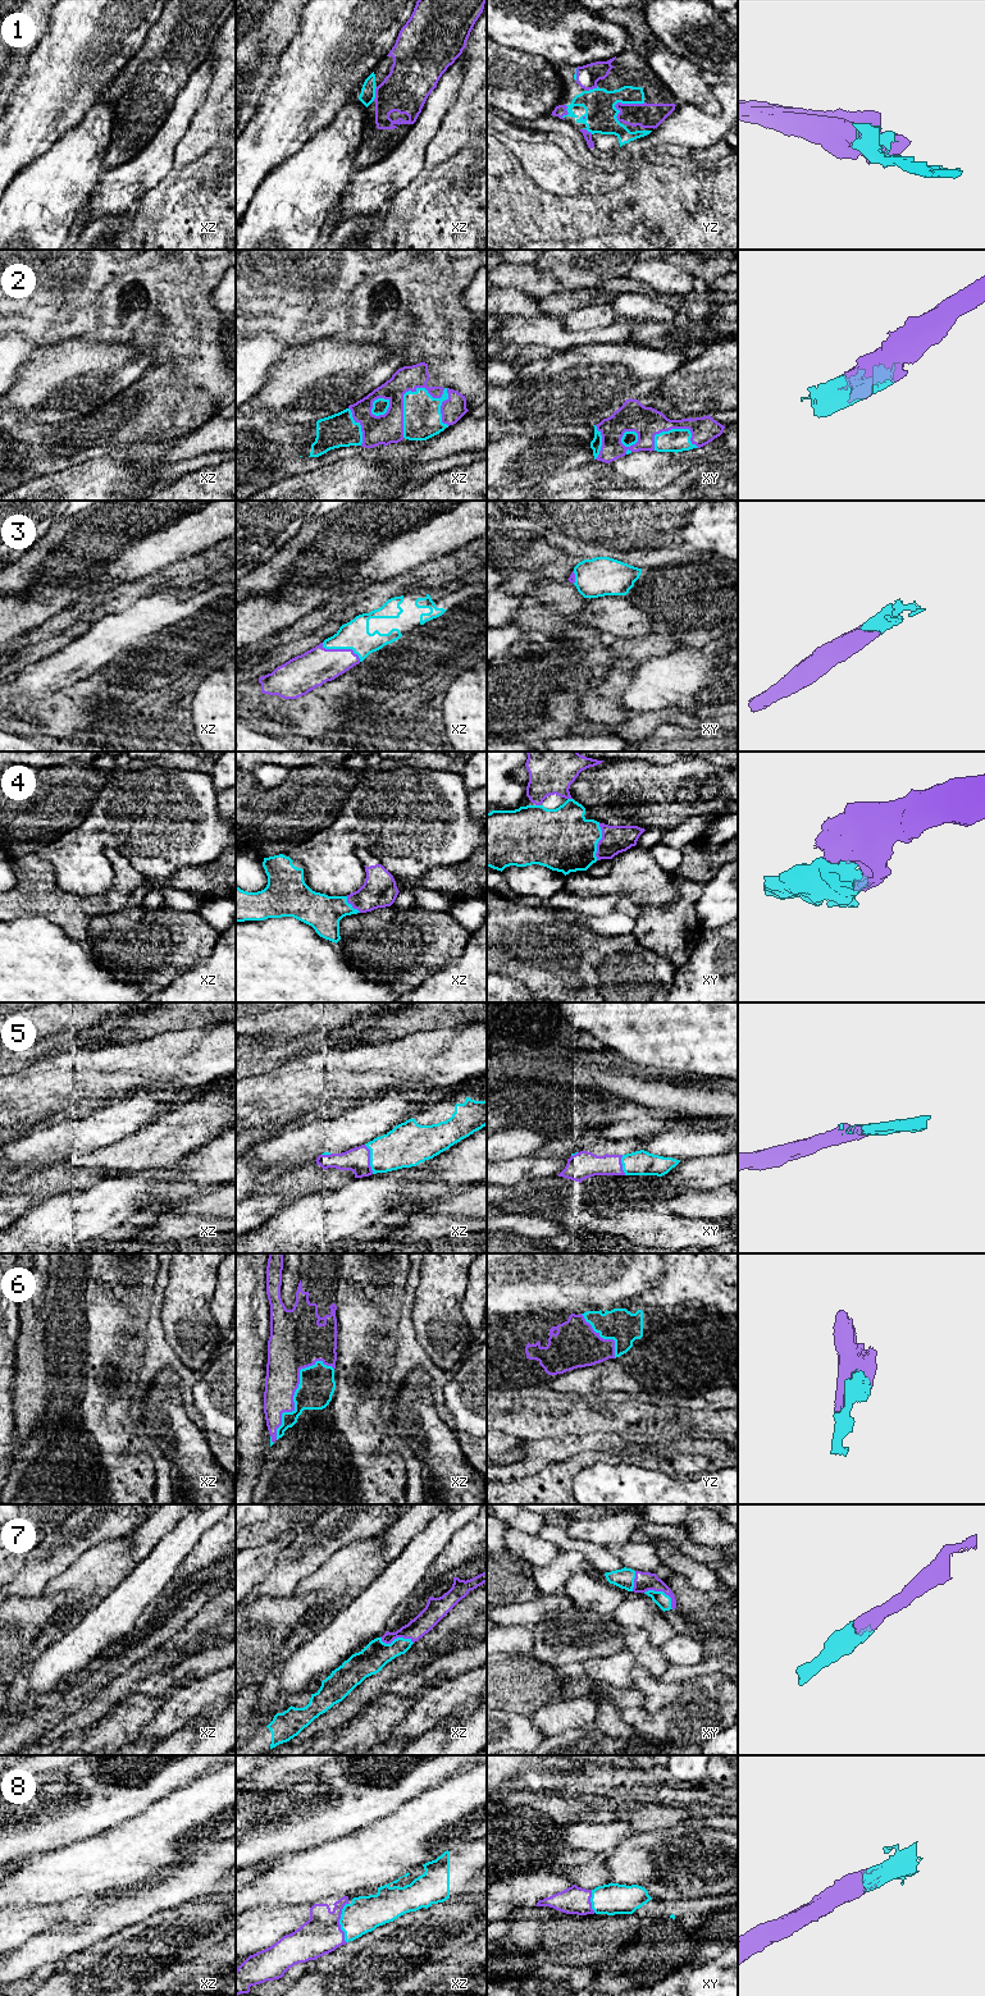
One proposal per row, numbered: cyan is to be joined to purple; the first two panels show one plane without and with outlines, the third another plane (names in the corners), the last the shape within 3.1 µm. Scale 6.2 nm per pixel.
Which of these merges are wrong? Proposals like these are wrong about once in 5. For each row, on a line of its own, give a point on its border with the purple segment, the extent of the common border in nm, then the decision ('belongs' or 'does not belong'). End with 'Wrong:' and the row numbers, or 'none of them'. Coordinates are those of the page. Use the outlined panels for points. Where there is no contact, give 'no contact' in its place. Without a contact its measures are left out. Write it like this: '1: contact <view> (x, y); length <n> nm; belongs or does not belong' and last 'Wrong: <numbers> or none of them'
1: contact yz (623, 104); length 220 nm; belongs
2: contact xz (405, 392); length 420 nm; belongs
3: contact xz (342, 649); length 280 nm; belongs
4: contact xy (598, 841); length 240 nm; belongs
5: contact xz (369, 1159); length 190 nm; belongs
6: contact xz (293, 1393); length 600 nm; belongs
7: contact xy (662, 1590); length 220 nm; belongs
8: contact xz (338, 1922); length 260 nm; belongs
Wrong: none of them

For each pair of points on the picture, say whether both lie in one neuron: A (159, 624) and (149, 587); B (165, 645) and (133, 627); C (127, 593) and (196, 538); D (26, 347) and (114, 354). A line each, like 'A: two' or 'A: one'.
A: two
B: two
C: two
D: two

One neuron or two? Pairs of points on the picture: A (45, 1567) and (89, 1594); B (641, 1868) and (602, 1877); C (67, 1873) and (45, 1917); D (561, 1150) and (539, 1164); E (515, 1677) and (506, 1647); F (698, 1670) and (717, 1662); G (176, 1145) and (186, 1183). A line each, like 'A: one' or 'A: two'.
A: two
B: two
C: two
D: two
E: two
F: one
G: two

